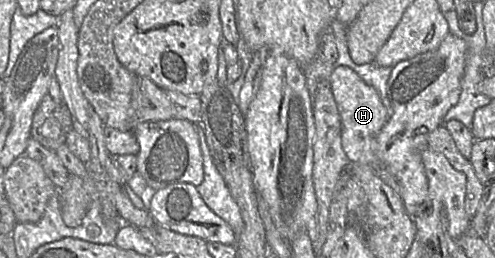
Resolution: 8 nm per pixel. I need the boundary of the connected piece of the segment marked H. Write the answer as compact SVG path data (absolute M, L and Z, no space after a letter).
M345 66L333 68L329 83L341 118L342 148L349 161L351 164L372 167L385 184L397 193L401 193L401 187L397 179L378 162L376 156L377 137L388 121L388 113L377 91L366 84L352 69Z

